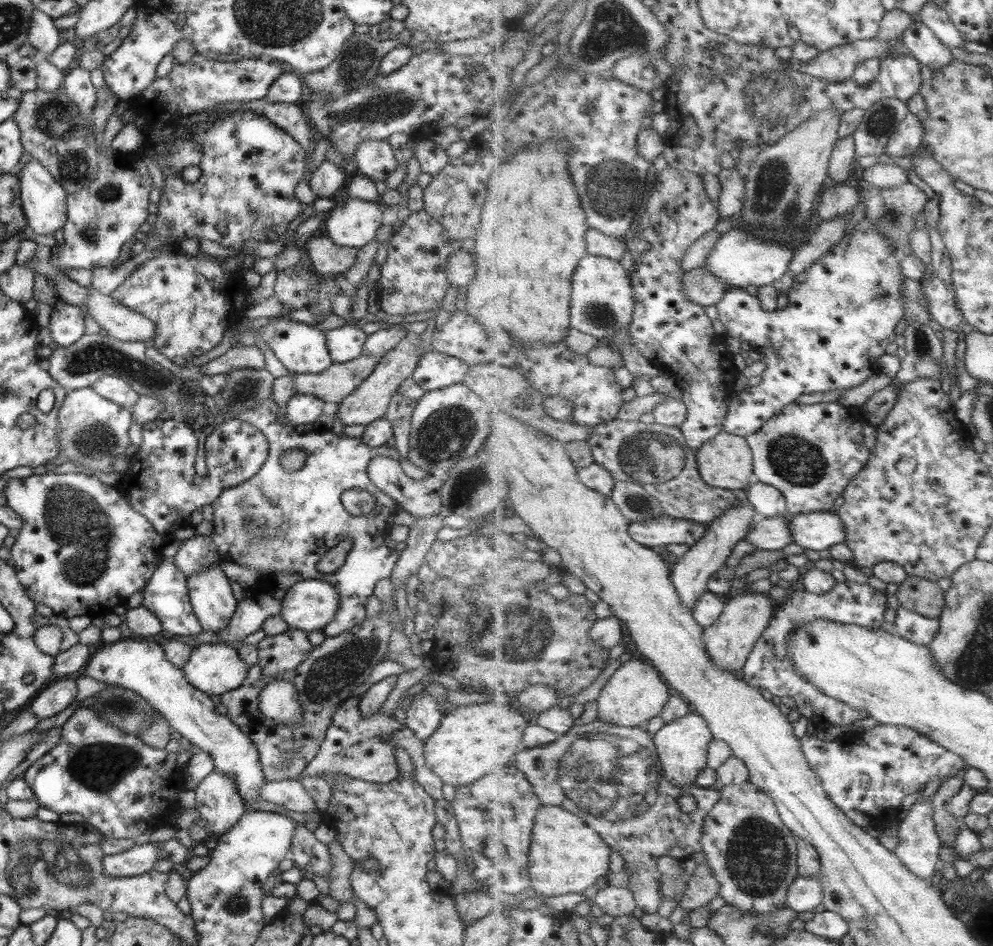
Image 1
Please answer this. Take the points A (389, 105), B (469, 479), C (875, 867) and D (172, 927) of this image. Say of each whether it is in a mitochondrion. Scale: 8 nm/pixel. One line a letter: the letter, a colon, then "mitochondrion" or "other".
A: mitochondrion
B: mitochondrion
C: other
D: other

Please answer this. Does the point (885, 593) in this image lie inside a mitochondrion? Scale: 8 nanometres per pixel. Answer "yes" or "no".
no

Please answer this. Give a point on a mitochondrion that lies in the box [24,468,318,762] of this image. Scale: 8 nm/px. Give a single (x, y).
(74, 519)

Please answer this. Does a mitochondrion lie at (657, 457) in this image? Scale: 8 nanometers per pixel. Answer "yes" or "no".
yes

